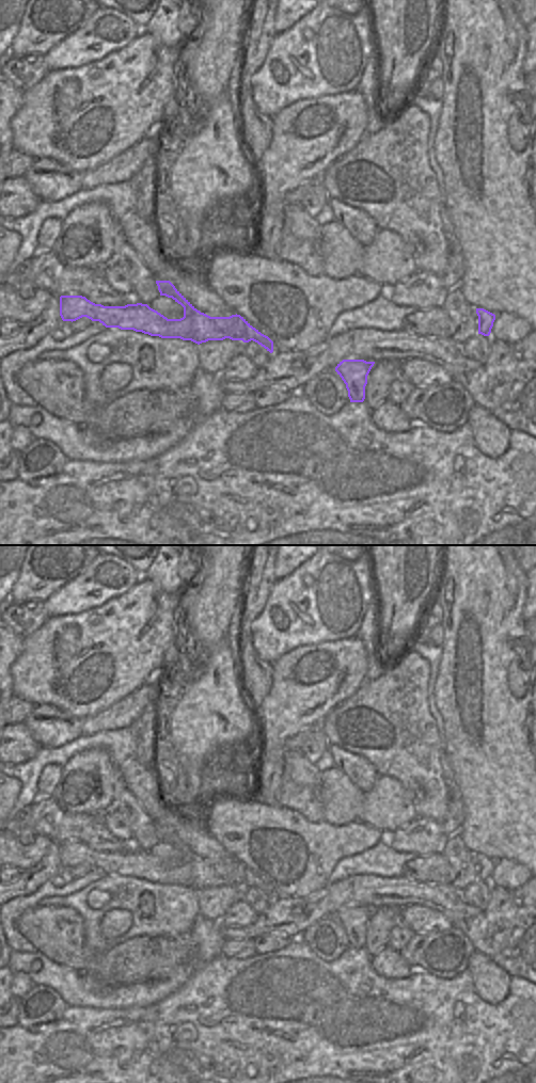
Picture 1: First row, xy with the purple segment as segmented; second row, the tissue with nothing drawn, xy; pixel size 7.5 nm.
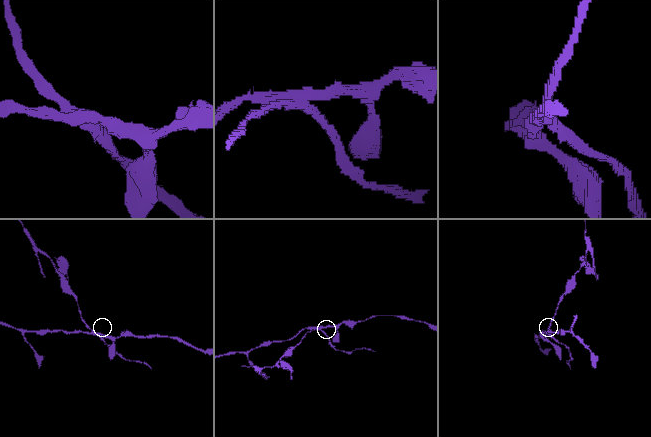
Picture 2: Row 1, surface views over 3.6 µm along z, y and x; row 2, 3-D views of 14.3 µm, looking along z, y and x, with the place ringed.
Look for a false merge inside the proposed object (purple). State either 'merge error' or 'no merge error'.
merge error

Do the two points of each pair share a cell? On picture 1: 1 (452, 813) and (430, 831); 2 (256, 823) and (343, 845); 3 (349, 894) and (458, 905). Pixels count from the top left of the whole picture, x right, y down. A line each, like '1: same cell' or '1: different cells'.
1: different cells
2: same cell
3: same cell

